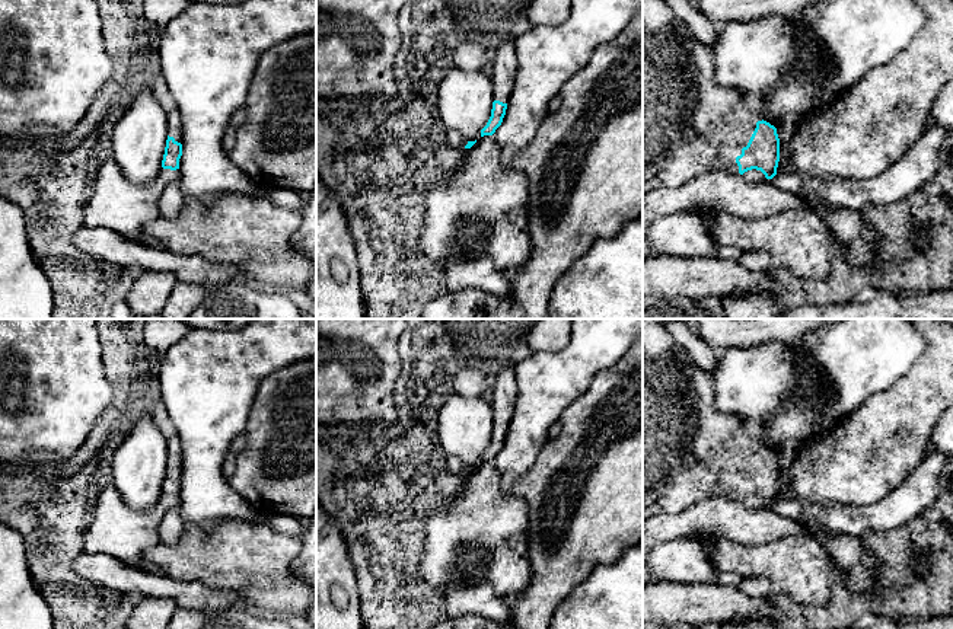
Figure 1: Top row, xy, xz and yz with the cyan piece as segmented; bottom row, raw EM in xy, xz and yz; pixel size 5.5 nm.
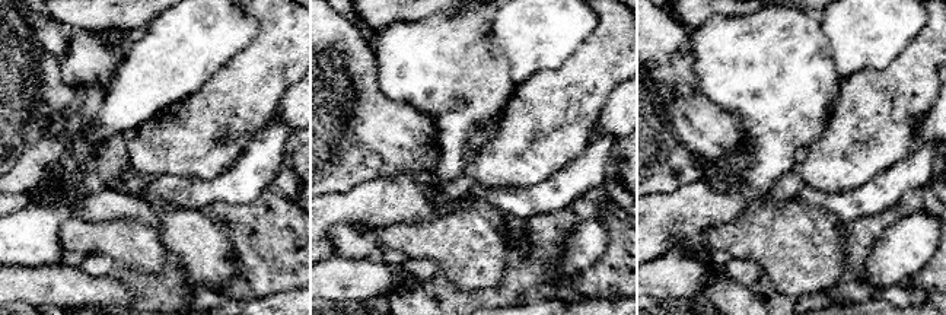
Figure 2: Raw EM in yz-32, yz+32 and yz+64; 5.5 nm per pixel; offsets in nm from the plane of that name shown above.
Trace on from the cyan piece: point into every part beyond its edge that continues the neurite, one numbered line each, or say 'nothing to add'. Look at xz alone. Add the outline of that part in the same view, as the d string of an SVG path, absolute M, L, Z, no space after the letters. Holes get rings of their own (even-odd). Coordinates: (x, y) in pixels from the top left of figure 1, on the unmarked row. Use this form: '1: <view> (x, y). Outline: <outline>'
1: xz (503, 395). Outline: M510 361L497 376L494 386L491 387L490 402L494 412L494 427L509 430L513 411L517 399L517 379L516 363Z

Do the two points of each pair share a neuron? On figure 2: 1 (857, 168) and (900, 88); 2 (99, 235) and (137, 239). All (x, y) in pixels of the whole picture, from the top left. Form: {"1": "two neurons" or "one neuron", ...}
{"1": "one neuron", "2": "one neuron"}

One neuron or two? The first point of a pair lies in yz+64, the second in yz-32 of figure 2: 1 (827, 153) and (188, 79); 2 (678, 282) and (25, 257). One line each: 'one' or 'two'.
1: two
2: two

